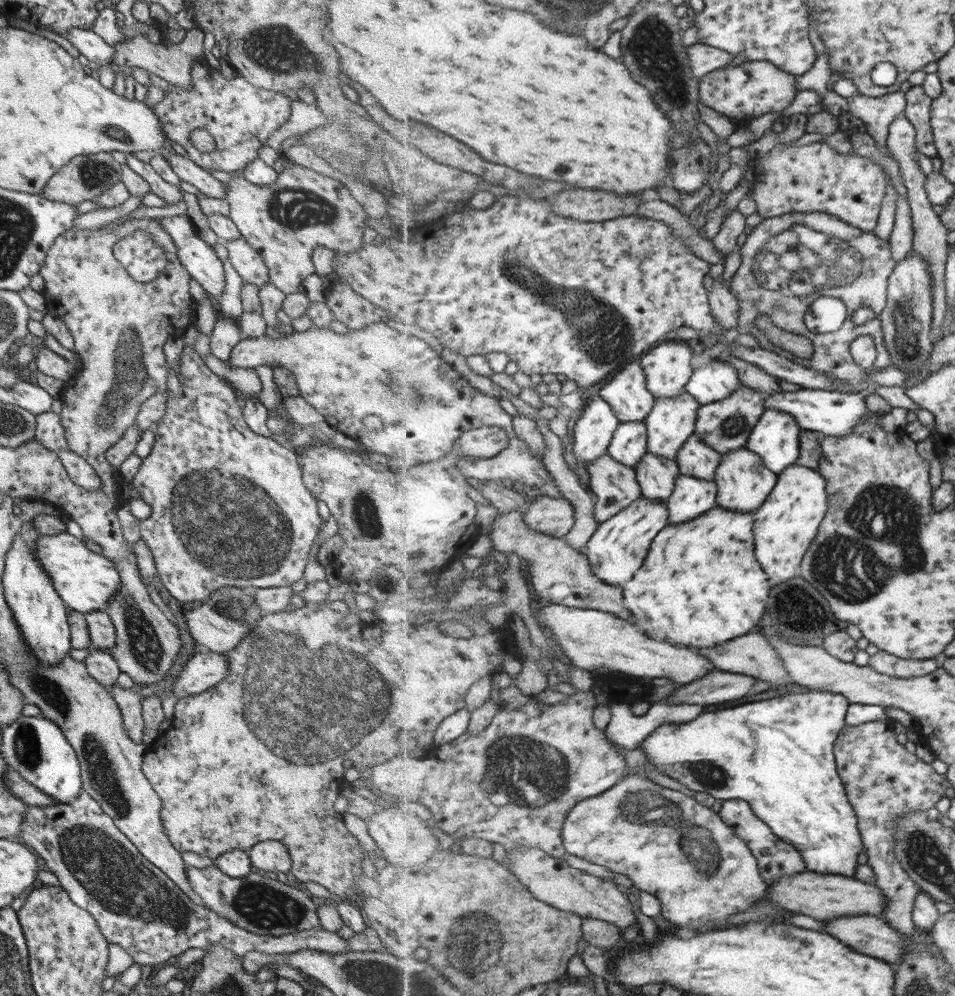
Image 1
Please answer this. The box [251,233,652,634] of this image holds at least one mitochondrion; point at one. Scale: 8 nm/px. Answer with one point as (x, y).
(600, 331)

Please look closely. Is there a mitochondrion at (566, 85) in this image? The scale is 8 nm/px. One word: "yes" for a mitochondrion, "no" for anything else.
no

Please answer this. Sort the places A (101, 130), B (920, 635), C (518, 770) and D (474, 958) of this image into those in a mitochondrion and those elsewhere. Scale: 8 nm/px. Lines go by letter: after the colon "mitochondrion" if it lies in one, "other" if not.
A: mitochondrion
B: other
C: mitochondrion
D: mitochondrion

